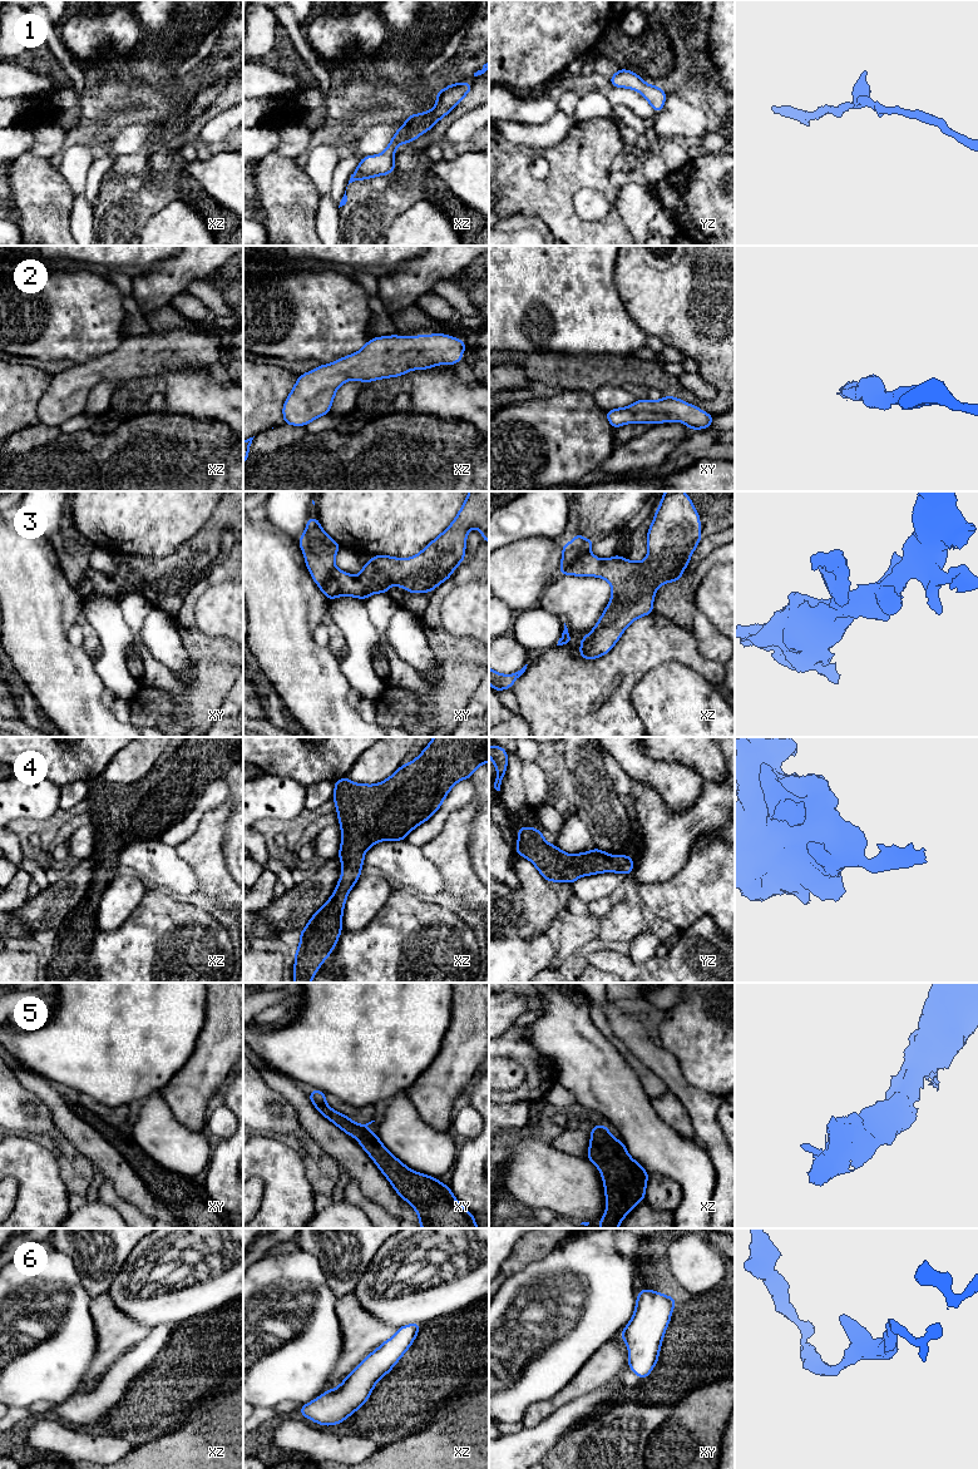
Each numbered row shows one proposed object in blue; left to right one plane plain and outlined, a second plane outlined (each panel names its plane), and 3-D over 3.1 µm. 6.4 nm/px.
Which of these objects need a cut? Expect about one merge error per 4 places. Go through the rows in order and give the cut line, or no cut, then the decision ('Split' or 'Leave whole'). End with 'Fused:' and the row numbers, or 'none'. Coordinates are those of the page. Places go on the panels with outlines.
1: No split. Leave whole
2: No split. Leave whole
3: Split along xz (588, 552), (559, 570). Split
4: No split. Leave whole
5: No split. Leave whole
6: No split. Leave whole
Fused: 3

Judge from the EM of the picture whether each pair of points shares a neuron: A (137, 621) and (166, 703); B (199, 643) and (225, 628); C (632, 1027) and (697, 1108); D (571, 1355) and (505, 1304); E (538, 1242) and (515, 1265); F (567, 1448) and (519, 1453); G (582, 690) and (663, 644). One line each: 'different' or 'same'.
A: different
B: different
C: same
D: same
E: same
F: different
G: same

